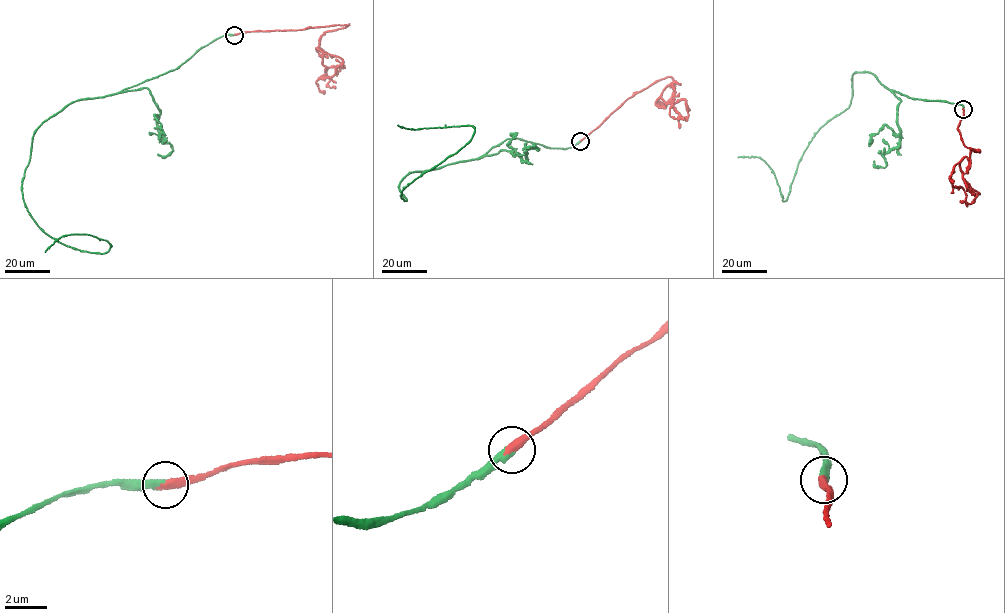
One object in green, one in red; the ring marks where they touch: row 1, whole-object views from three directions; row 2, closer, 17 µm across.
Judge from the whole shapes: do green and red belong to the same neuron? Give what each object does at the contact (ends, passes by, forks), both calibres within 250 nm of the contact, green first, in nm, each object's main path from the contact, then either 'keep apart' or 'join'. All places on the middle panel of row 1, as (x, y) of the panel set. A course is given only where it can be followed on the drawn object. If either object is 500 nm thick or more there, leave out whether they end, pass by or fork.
green ends | red ends | 400/420 nm | green via (581, 141), (565, 148), (506, 139), (476, 159), (404, 176), (405, 201), (408, 184), (474, 130), (397, 125) | red via (581, 141), (627, 99), (670, 77), (675, 86), (671, 97), (656, 105), (675, 81), (670, 115), (684, 118) | join

